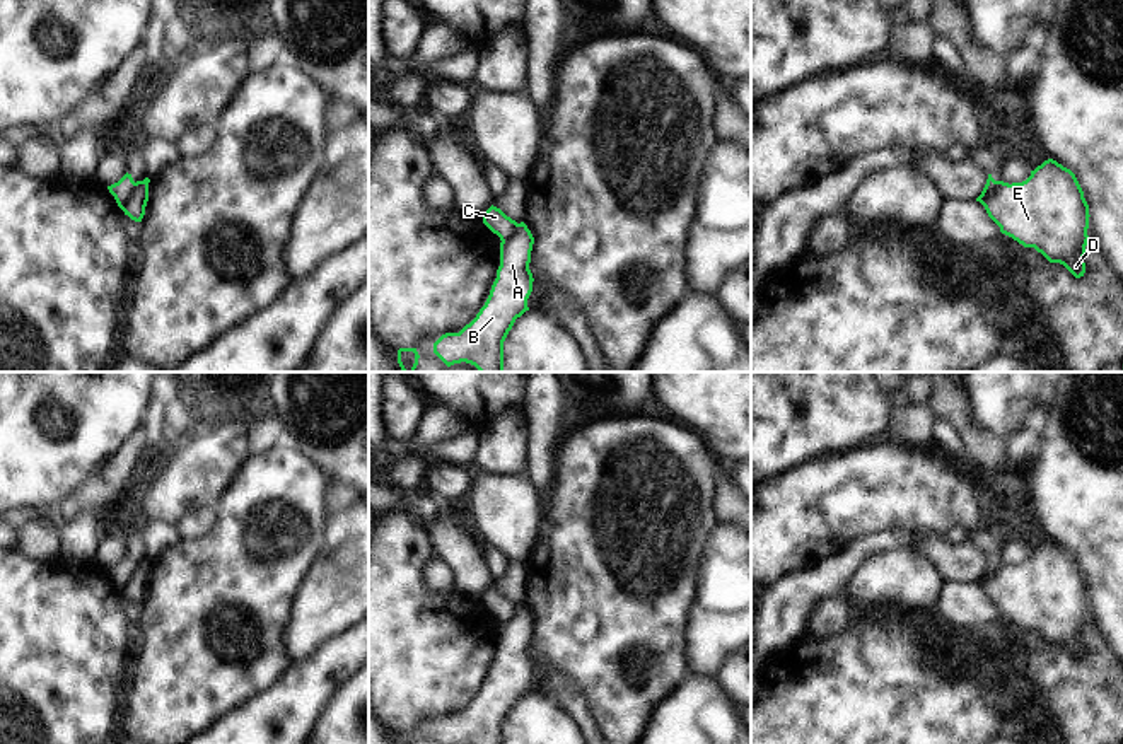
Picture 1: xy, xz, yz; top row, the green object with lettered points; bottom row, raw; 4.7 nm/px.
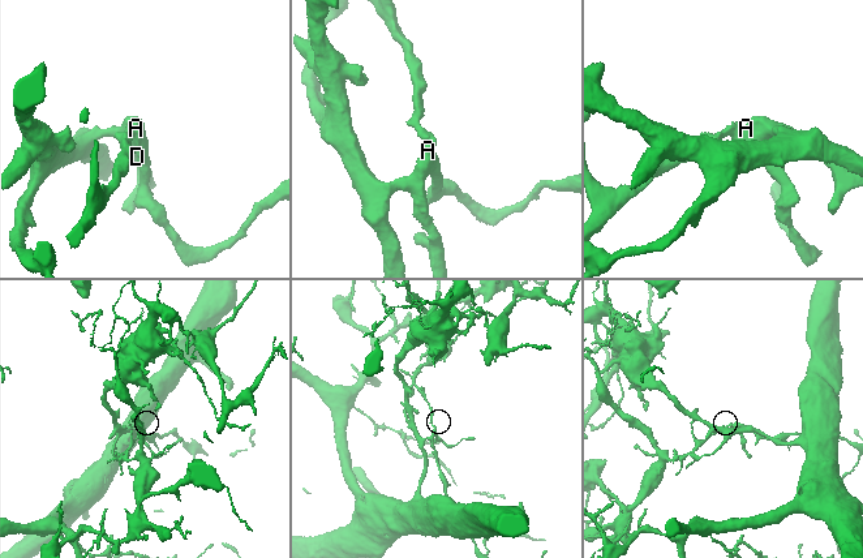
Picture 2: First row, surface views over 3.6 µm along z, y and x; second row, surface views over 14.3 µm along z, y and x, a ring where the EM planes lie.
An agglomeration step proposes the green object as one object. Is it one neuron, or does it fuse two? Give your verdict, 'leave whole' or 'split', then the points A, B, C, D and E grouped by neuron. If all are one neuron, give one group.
split | A B D E / C

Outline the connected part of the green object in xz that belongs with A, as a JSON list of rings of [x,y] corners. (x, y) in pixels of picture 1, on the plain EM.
[[[524,604],[510,623],[500,625],[500,648],[485,688],[459,715],[445,715],[433,725],[442,744],[503,744],[503,724],[515,701],[529,693],[532,626]]]

